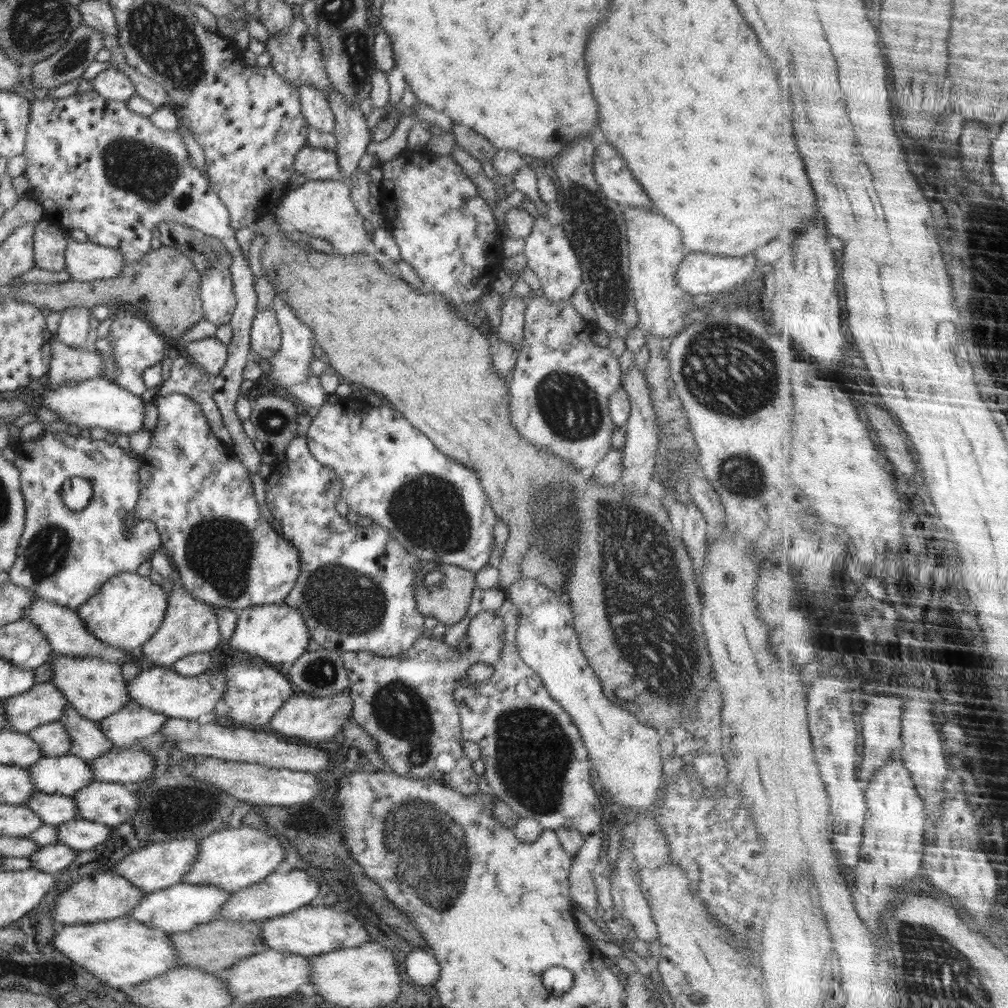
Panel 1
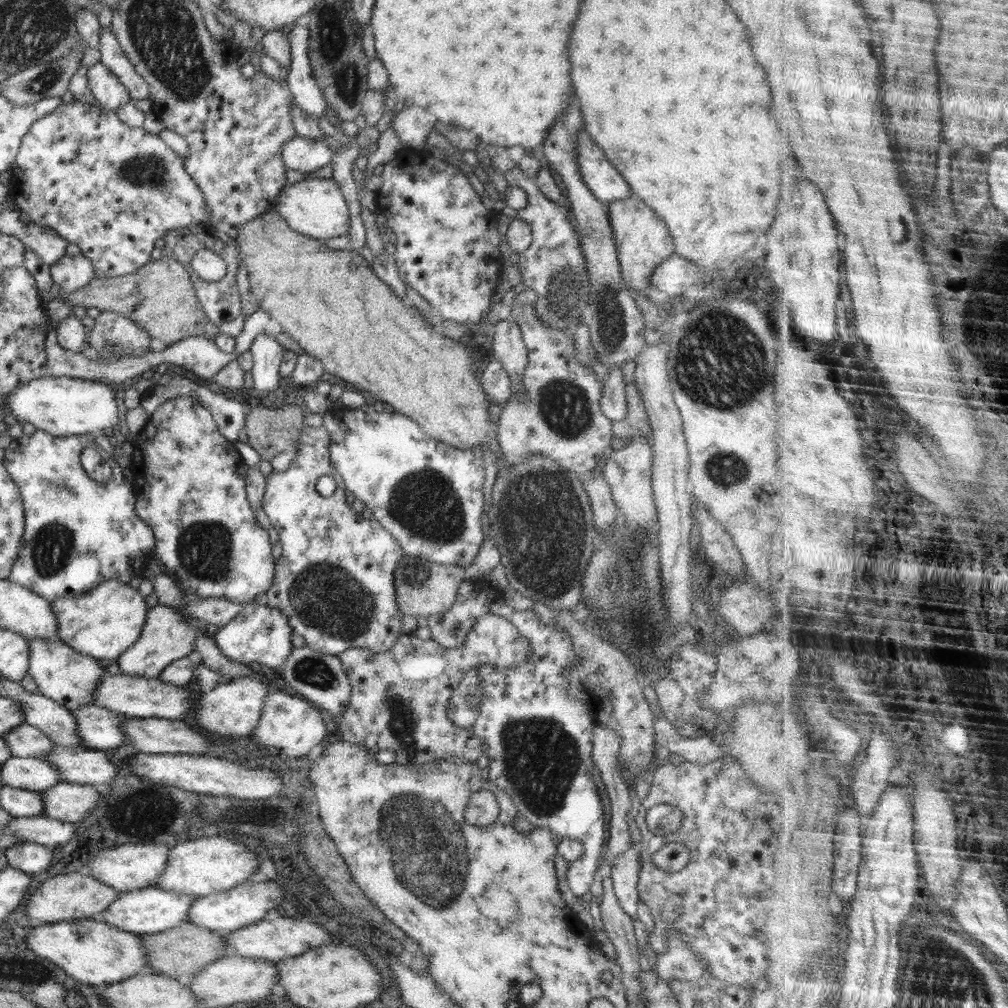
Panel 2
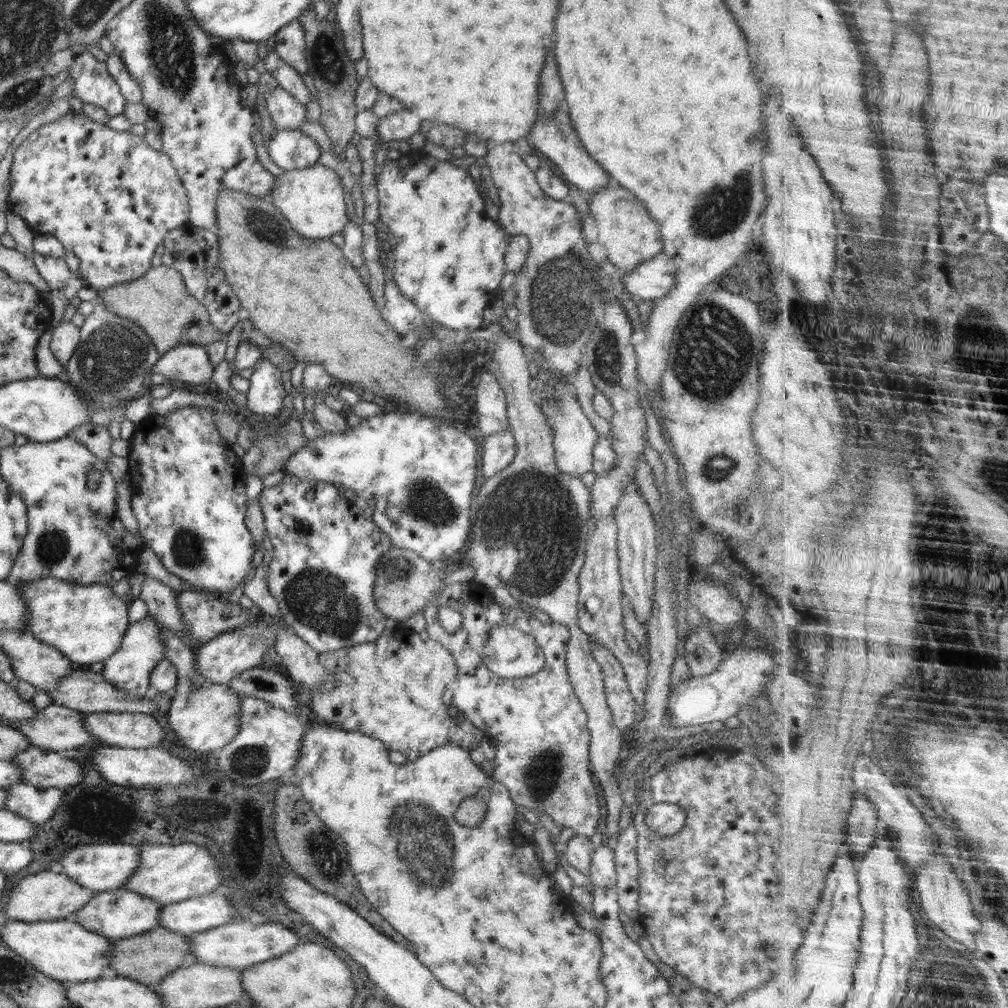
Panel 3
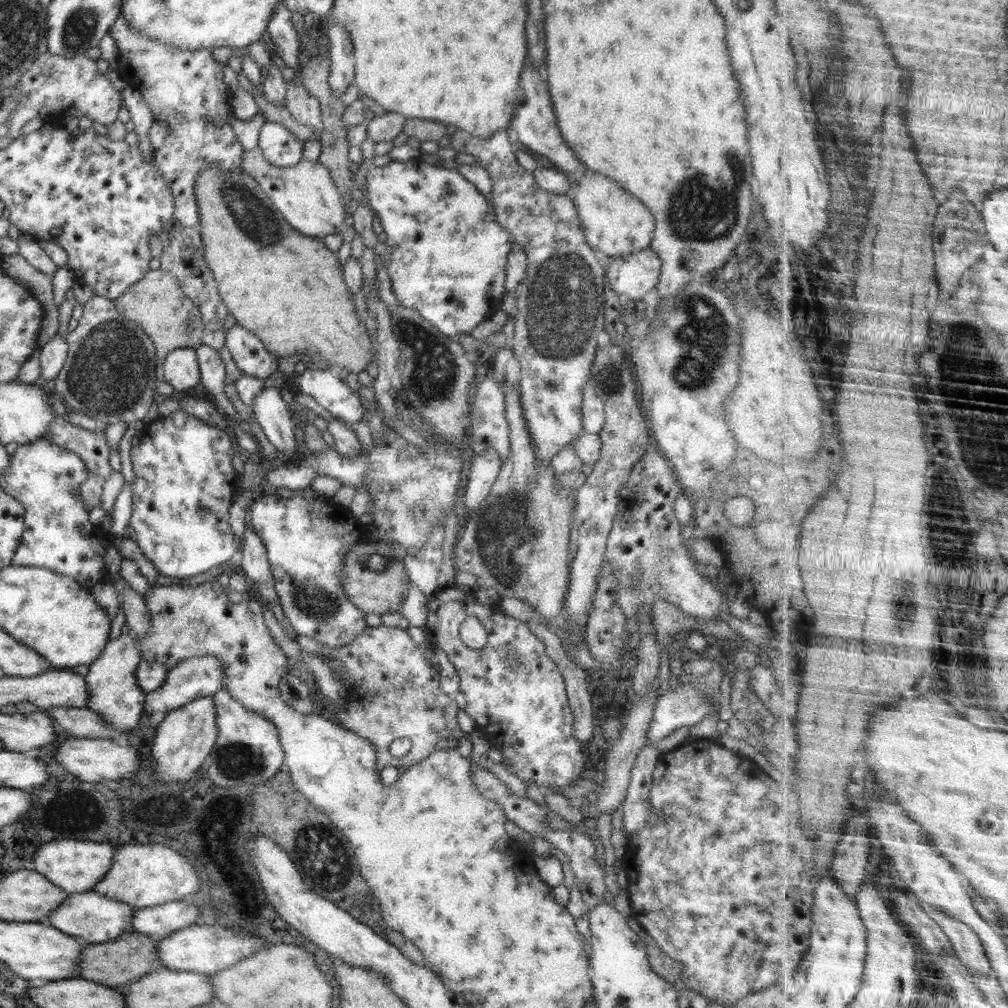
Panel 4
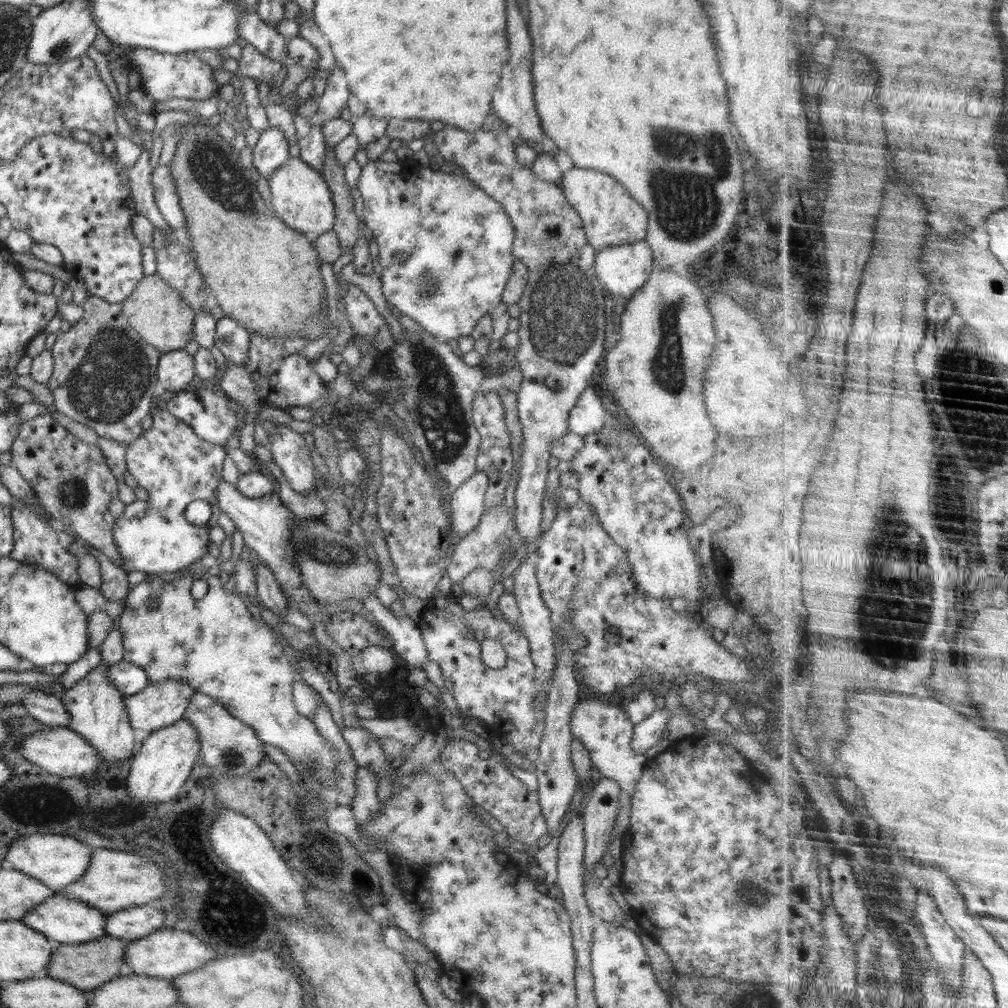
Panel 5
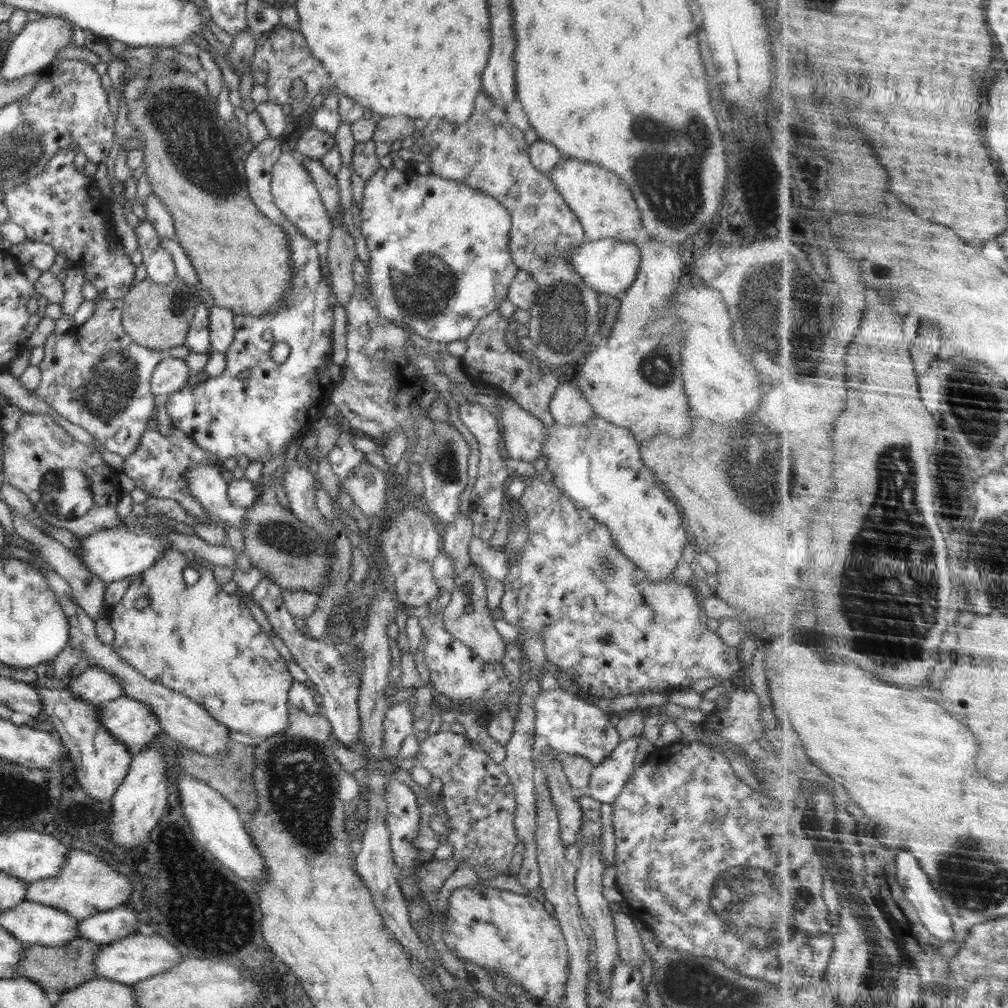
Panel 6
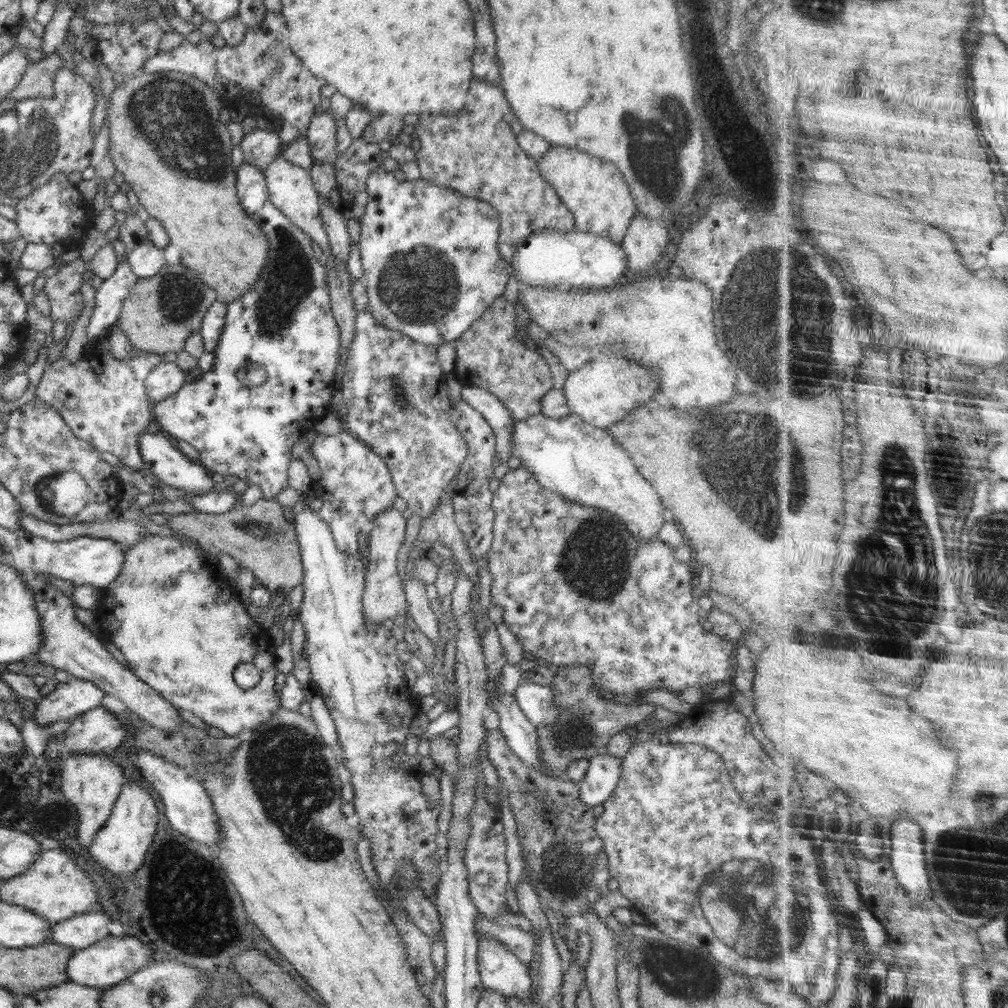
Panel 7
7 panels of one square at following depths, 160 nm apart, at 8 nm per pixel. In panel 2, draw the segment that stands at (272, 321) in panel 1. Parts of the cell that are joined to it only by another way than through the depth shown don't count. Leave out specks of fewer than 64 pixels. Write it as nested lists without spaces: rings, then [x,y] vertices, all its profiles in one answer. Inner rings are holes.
[[[260,333],[249,348],[253,356],[253,387],[255,394],[275,392],[280,382],[280,362],[285,349],[274,339],[273,336]]]

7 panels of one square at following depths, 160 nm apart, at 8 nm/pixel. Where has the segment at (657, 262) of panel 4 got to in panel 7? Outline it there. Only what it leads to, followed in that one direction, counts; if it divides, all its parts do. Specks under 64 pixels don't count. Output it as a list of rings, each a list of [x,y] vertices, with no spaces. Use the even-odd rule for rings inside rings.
[[[549,229],[539,233],[530,234],[515,245],[515,251],[510,263],[513,265],[513,275],[518,282],[530,286],[572,286],[586,289],[607,287],[616,285],[618,280],[629,272],[628,259],[620,244],[614,244],[607,236],[602,238],[594,233],[585,233],[572,229],[570,231],[558,231]]]

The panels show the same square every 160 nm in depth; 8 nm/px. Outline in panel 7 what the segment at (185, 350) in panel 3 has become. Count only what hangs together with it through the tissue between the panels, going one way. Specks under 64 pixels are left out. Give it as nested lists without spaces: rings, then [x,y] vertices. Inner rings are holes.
[[[163,361],[145,378],[146,392],[155,404],[178,392],[186,384],[186,371],[175,362]]]

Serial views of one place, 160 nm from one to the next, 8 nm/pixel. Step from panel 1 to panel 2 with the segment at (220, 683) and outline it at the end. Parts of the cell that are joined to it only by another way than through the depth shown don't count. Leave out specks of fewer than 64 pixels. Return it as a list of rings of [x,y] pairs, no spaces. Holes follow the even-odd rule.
[[[106,673],[95,690],[96,706],[103,706],[112,712],[138,718],[167,718],[182,721],[186,714],[192,714],[195,704],[188,685],[176,686],[164,682],[159,677],[110,675]]]

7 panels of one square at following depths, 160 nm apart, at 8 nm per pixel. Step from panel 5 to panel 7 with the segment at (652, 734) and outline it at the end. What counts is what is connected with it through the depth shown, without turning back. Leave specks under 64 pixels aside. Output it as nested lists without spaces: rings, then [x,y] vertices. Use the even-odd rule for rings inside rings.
[[[605,751],[589,759],[589,767],[584,778],[577,784],[579,788],[579,797],[582,802],[594,807],[603,804],[609,796],[615,792],[616,785],[620,780],[622,758],[610,756]]]

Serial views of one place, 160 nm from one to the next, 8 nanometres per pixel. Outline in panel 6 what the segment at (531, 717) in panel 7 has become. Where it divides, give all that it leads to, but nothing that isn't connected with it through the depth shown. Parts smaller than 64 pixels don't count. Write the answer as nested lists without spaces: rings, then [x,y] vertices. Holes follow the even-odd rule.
[[[562,688],[542,691],[535,698],[533,709],[536,713],[535,734],[562,756],[578,754],[595,765],[621,743],[614,713],[604,713],[597,705]]]

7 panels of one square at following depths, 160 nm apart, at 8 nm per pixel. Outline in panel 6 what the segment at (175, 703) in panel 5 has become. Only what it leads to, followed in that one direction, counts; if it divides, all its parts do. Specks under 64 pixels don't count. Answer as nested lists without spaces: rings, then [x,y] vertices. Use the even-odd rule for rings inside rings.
[[[126,695],[100,703],[99,722],[125,744],[132,755],[162,734],[159,720],[149,704]]]

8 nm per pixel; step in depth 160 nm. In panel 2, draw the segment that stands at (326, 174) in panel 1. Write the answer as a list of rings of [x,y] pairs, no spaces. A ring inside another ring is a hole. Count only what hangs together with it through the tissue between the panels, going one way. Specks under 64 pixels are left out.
[[[298,134],[285,142],[281,150],[284,166],[300,173],[315,173],[333,159],[333,152],[320,139],[309,139]]]

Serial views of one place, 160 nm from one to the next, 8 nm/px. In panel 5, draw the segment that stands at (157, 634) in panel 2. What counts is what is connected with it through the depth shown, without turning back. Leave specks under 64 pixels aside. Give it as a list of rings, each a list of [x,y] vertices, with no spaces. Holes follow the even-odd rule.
[[[100,662],[86,678],[79,680],[60,698],[64,708],[69,712],[69,729],[85,738],[99,753],[106,767],[108,762],[124,762],[136,752],[134,728],[126,712],[126,694],[120,692],[107,676],[111,666]]]

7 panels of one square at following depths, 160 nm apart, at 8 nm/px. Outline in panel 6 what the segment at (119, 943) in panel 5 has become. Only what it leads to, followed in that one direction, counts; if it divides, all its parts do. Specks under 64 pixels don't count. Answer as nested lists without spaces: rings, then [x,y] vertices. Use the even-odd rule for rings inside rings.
[[[82,937],[66,941],[64,945],[60,946],[50,947],[26,944],[25,955],[17,964],[16,974],[12,974],[11,976],[15,978],[18,976],[24,977],[38,983],[44,989],[50,1002],[56,1003],[67,990],[78,987],[91,979],[98,978],[97,974],[95,974],[93,960],[100,950],[100,944]]]

